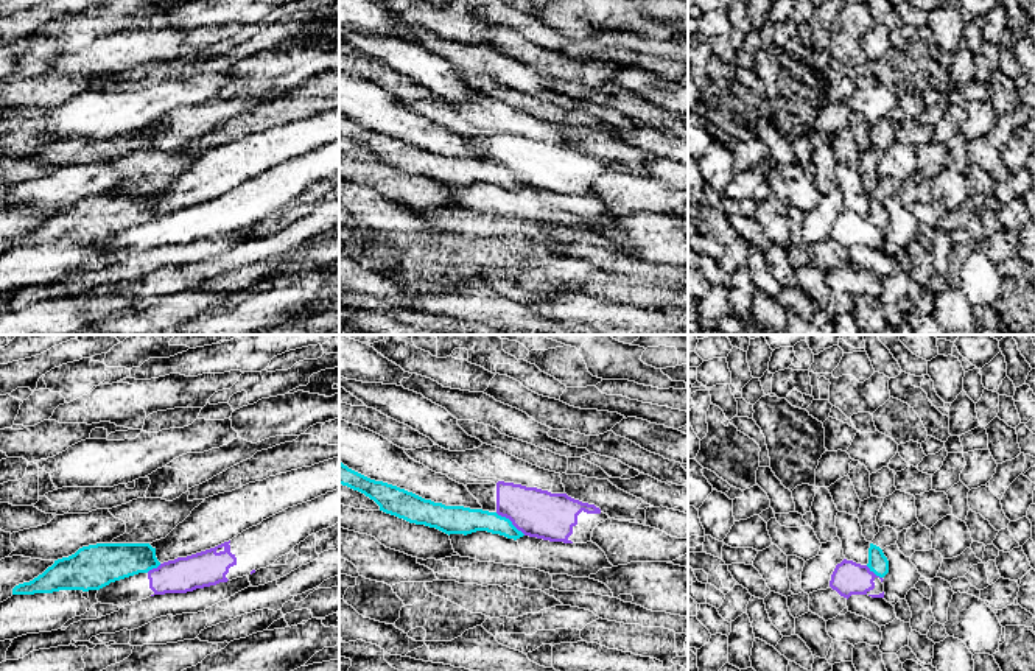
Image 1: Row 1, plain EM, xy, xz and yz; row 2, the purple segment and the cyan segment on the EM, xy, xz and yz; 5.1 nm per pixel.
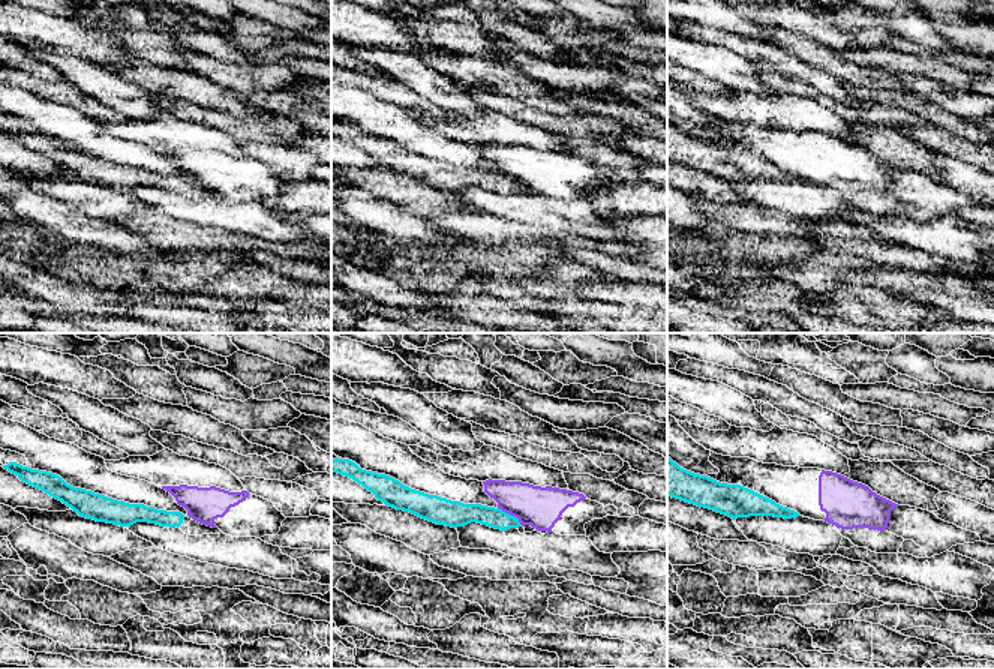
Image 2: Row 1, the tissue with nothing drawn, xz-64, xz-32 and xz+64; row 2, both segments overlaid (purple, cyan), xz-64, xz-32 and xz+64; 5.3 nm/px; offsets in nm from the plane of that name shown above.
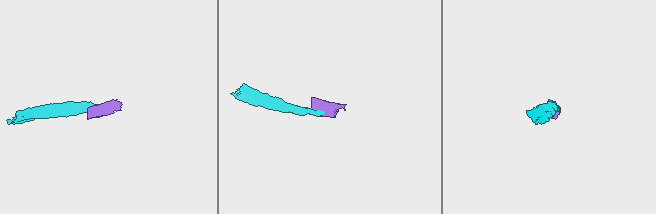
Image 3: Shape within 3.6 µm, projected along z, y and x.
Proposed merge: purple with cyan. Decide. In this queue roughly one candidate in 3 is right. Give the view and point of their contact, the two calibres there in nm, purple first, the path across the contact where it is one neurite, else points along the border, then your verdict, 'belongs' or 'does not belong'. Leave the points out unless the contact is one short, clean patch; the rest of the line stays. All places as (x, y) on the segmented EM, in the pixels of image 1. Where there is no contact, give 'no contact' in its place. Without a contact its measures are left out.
contact xz (511, 520); calibres 240 and 140 nm; border xz (495, 512), (506, 517), (525, 534); does not belong

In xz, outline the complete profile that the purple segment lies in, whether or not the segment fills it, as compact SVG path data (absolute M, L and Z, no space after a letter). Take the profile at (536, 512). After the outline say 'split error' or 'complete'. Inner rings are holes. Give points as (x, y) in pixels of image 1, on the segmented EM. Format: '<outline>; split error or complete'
M504 481L465 487L482 511L509 518L525 536L549 542L591 542L591 531L610 518L595 504L582 503L567 494L551 494Z; split error

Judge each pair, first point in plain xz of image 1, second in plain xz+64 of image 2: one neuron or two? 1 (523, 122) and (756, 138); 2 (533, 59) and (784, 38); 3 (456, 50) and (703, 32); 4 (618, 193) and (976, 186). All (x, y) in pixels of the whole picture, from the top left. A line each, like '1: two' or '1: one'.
1: two
2: one
3: one
4: two

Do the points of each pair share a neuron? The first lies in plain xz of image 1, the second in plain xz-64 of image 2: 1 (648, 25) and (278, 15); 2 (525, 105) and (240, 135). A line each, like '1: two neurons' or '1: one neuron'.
1: one neuron
2: one neuron

